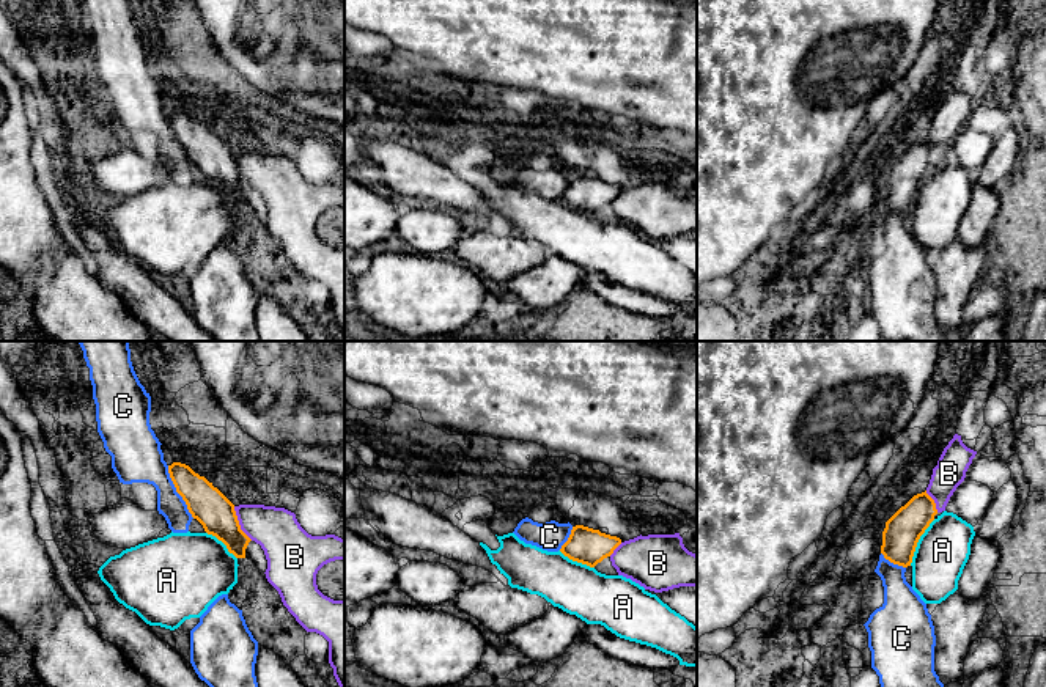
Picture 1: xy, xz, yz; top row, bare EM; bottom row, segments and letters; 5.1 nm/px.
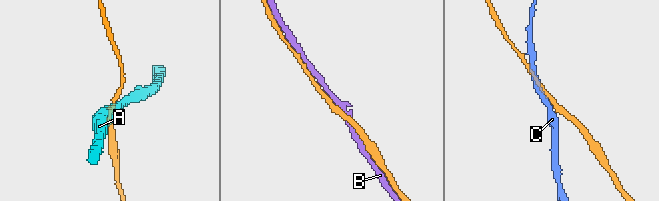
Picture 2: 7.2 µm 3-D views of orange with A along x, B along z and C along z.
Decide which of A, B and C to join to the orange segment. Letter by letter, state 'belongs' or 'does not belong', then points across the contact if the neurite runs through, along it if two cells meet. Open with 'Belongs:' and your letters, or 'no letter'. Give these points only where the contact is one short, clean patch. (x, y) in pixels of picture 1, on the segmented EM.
Belongs: B
A: does not belong; border along yz (935, 519), (920, 536), (909, 565)
B: belongs
C: does not belong

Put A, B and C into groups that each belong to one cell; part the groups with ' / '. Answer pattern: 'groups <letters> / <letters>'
groups A / B / C

